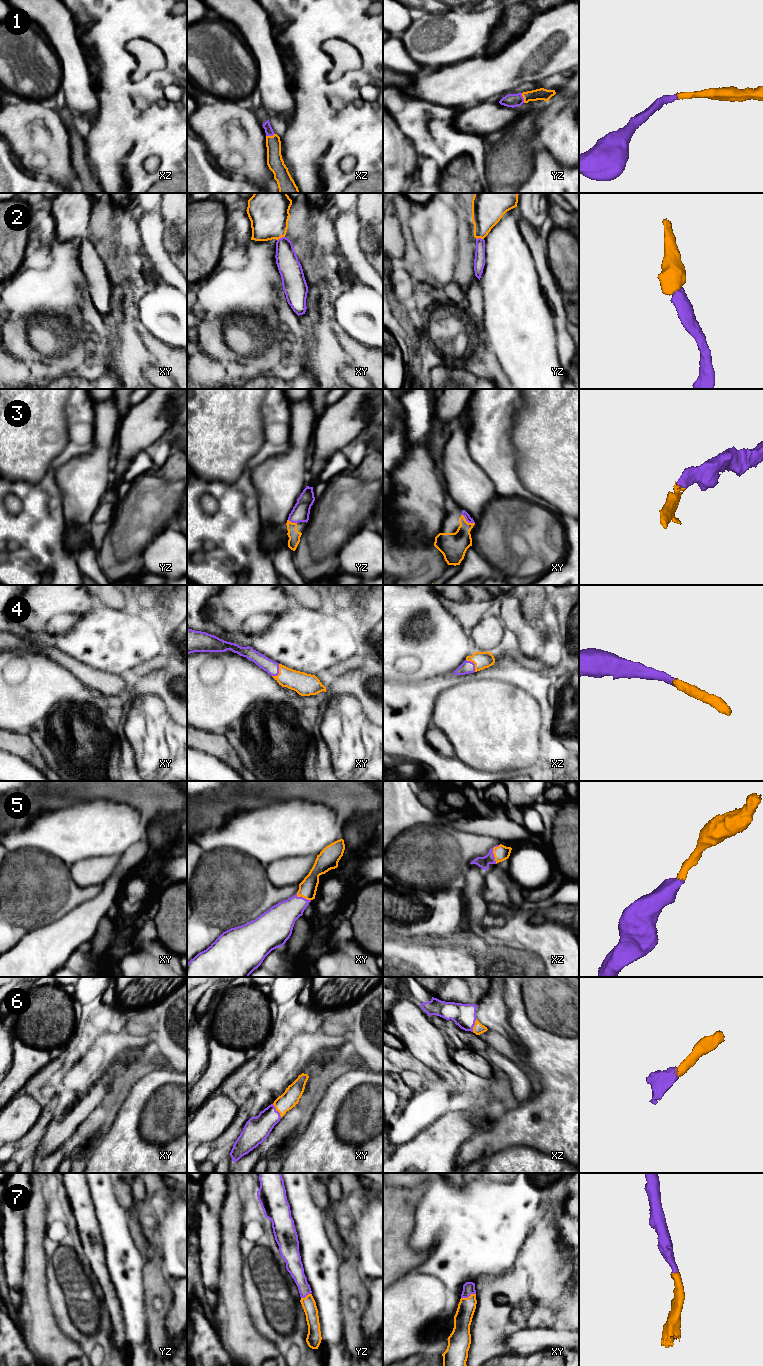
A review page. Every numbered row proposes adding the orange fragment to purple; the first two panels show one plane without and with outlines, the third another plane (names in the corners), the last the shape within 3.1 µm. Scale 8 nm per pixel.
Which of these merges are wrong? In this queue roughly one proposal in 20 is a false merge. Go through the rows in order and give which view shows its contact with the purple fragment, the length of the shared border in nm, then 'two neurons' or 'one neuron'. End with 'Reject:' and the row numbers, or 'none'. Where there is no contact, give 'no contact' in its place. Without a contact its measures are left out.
1: meets purple in yz; contact 80 nm long; one neuron
2: meets purple in xy; contact 70 nm long; one neuron
3: meets purple in xy; contact 130 nm long; one neuron
4: meets purple in xy; contact 120 nm long; one neuron
5: meets purple in xz; contact 160 nm long; one neuron
6: meets purple in xy; contact 130 nm long; one neuron
7: meets purple in xy; contact 130 nm long; one neuron
Reject: none

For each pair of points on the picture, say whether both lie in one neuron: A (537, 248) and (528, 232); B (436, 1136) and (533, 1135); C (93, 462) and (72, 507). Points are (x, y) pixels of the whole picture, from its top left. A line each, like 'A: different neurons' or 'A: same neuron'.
A: same neuron
B: different neurons
C: same neuron

